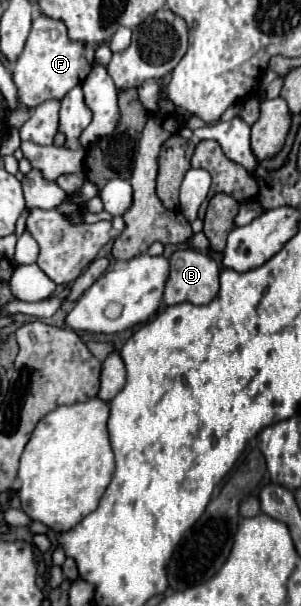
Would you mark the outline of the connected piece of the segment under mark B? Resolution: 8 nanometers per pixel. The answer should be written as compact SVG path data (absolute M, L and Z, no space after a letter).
M191 247L185 249L177 249L171 257L169 257L169 279L165 283L165 293L163 293L163 301L165 305L177 305L177 303L193 303L193 305L205 305L209 303L217 291L219 291L219 265L215 263L215 259L207 253L195 251Z

